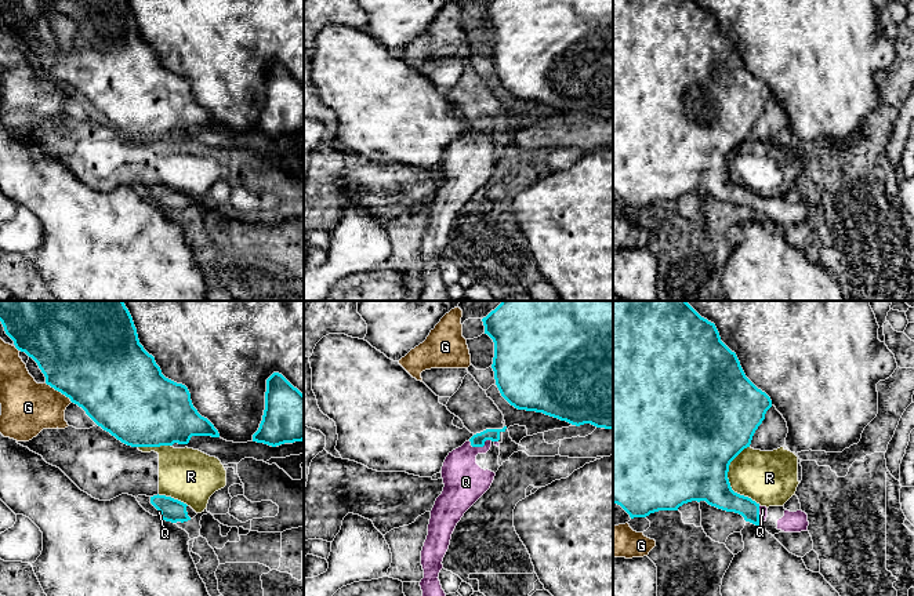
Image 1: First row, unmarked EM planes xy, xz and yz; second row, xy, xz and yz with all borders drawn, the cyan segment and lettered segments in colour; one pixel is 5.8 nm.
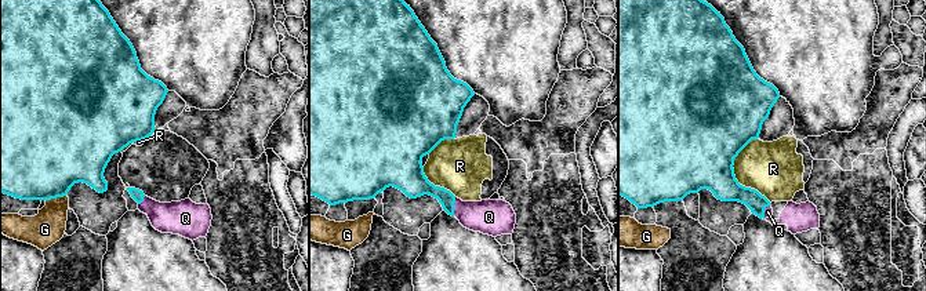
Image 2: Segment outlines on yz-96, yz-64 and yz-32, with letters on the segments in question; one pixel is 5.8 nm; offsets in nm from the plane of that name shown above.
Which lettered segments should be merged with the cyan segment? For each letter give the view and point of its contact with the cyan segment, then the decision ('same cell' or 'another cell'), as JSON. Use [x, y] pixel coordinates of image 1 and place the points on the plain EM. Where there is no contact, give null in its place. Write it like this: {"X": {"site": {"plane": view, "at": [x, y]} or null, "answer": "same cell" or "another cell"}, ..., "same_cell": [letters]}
{"G": {"site": {"plane": "xy", "at": [58, 82]}, "answer": "another cell"}, "Q": {"site": {"plane": "xz", "at": [481, 137]}, "answer": "same cell"}, "R": {"site": {"plane": "yz", "at": [728, 173]}, "answer": "another cell"}, "same_cell": ["Q"]}

